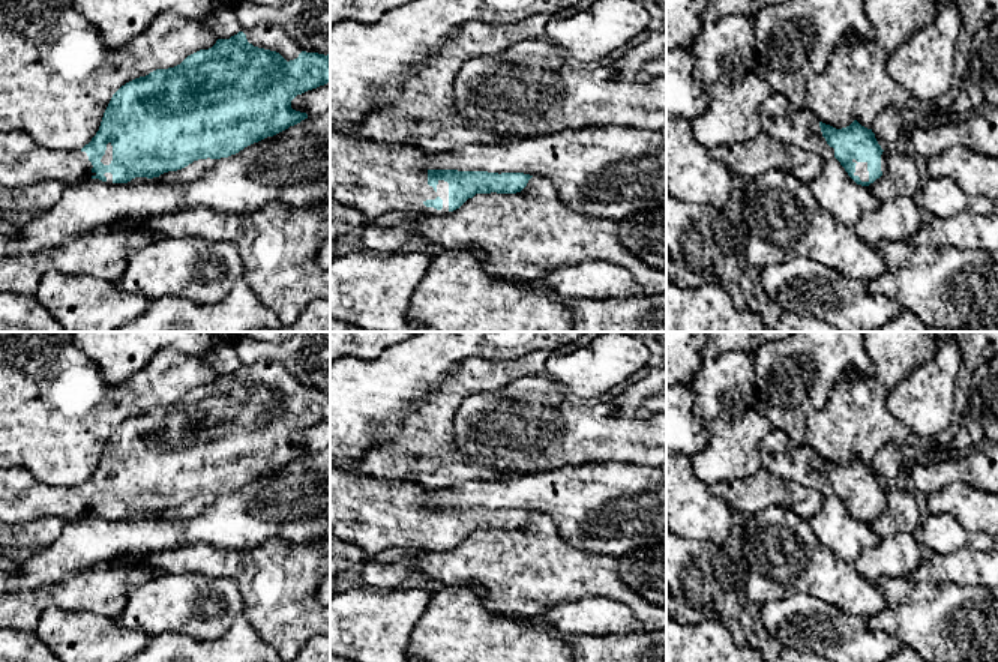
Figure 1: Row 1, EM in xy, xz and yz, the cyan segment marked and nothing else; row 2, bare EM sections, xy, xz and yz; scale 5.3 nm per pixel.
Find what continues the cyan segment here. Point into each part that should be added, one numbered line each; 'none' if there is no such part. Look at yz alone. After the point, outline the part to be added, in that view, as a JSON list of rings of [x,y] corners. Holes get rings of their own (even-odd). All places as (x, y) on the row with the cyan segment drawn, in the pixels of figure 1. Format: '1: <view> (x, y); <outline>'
1: yz (862, 171); [[[855,159],[852,162],[857,164],[854,176],[858,176],[861,182],[869,182],[867,162],[857,162]]]

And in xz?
1: xz (375, 179); [[[362,123],[342,129],[330,129],[330,192],[341,203],[359,210],[368,224],[384,213],[414,213],[440,216],[449,213],[449,183],[438,180],[437,188],[428,185],[423,162],[432,155],[419,149],[414,141],[378,144],[362,137]],[[426,200],[443,200],[443,209],[426,207]]]

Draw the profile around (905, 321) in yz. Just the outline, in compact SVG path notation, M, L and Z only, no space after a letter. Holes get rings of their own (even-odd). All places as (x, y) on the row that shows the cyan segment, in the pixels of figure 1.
M909 309L902 312L876 332L927 332L927 326Z

